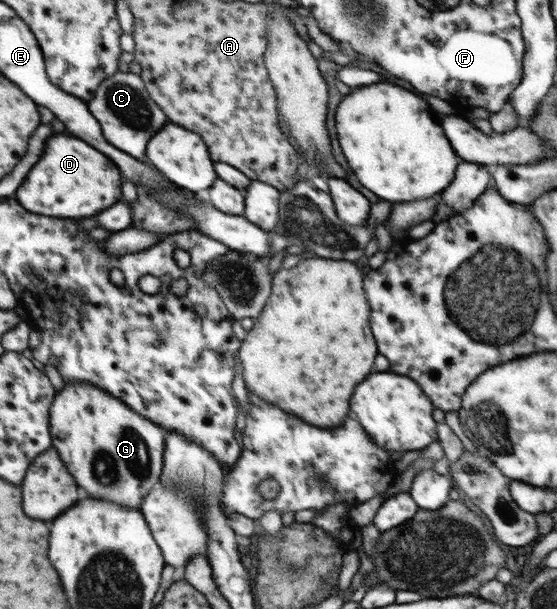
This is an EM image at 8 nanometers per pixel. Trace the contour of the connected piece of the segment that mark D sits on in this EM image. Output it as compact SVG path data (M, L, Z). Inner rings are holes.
M54 134L46 140L44 154L28 172L16 192L16 198L20 198L20 205L34 214L79 220L94 217L104 208L112 206L122 196L120 186L122 174L108 156L76 136Z

